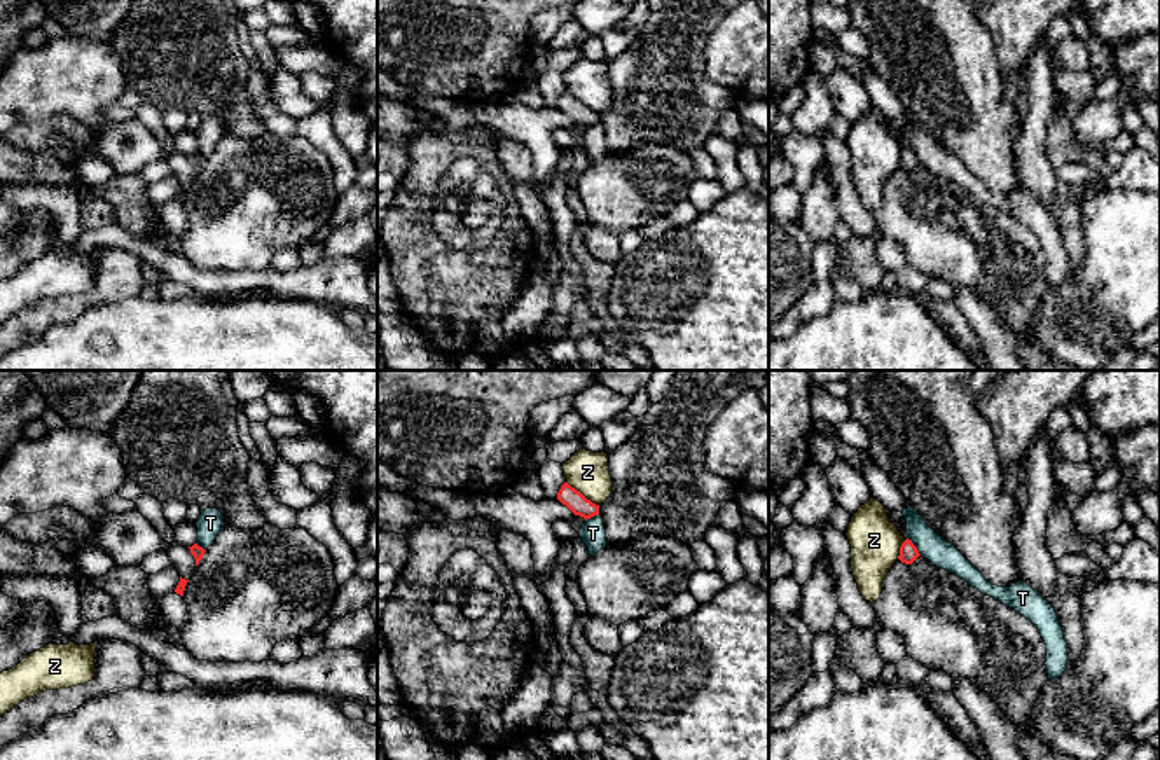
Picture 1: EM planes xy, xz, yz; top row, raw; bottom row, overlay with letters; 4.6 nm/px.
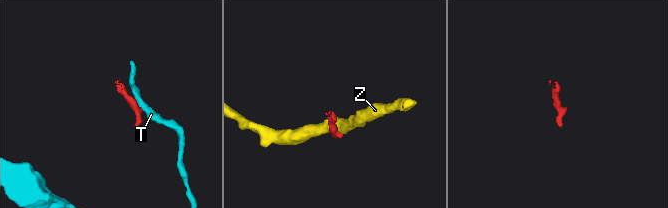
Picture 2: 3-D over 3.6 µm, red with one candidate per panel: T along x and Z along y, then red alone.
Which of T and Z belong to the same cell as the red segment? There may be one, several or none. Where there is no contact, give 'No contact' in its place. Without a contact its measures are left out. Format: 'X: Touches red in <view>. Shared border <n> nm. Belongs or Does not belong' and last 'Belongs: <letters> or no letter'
T: Touches red in yz. Shared border 100 nm. Does not belong
Z: Touches red in xz. Shared border 190 nm. Does not belong
Belongs: no letter

